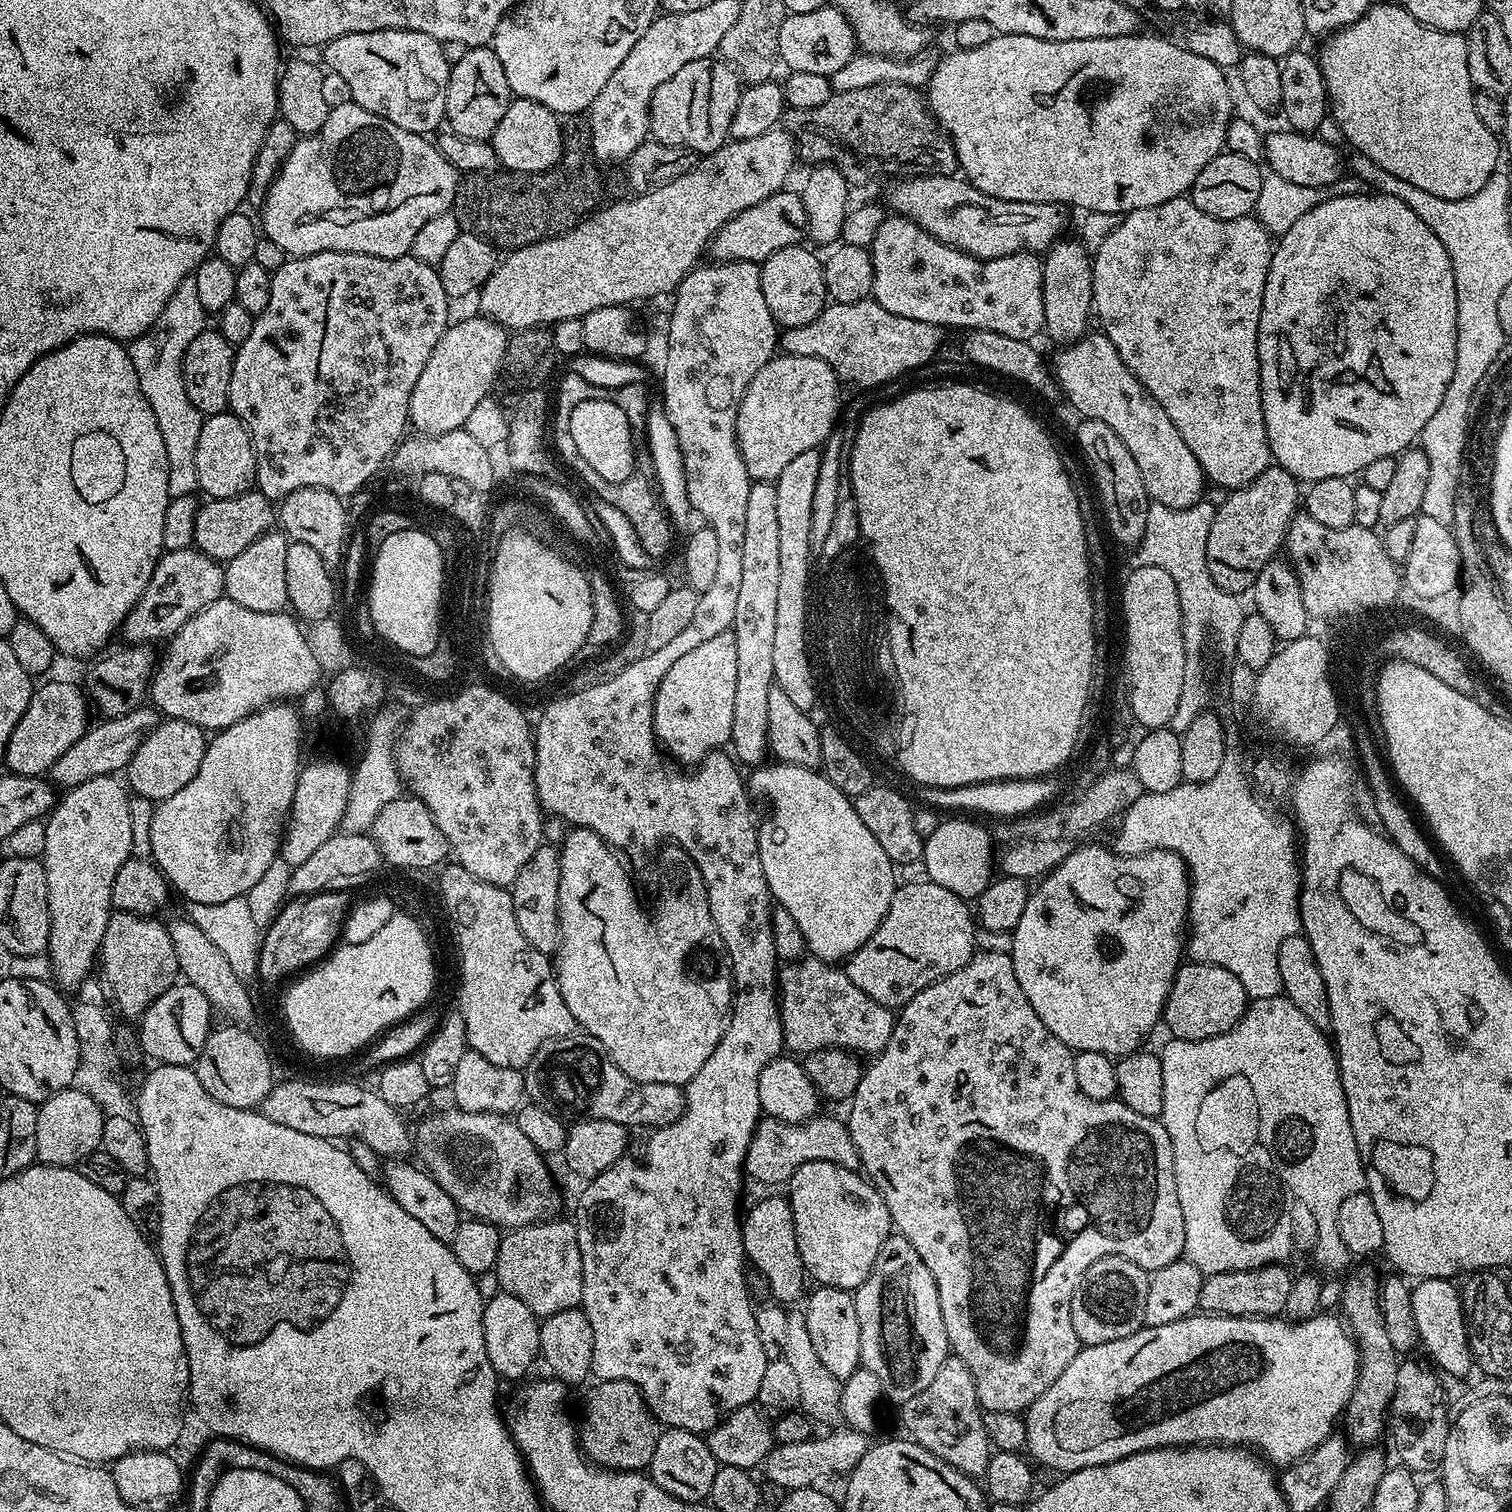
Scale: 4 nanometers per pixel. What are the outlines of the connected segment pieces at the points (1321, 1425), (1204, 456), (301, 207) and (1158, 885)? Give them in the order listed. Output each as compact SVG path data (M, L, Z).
M1193 1314L1181 1320L1166 1322L1166 1326L1145 1326L1134 1334L1126 1338L1118 1338L1114 1342L1081 1347L1070 1362L1070 1366L1066 1366L1066 1370L1058 1374L1056 1381L1026 1409L1026 1415L1023 1417L1026 1452L1037 1465L1045 1464L1046 1467L1053 1468L1056 1474L1077 1472L1090 1466L1102 1466L1150 1448L1182 1448L1194 1444L1243 1446L1255 1450L1269 1465L1287 1466L1305 1456L1325 1437L1333 1433L1335 1428L1332 1427L1335 1424L1337 1427L1345 1408L1348 1407L1359 1369L1360 1356L1356 1353L1356 1341L1344 1327L1341 1317L1336 1314L1333 1316L1315 1314L1308 1319L1295 1322L1287 1318L1270 1316Z
M1187 195L1174 198L1170 202L1162 202L1158 206L1146 206L1142 210L1134 210L1125 215L1124 221L1101 243L1092 256L1092 307L1095 315L1100 315L1103 335L1114 342L1114 350L1122 358L1122 362L1136 375L1138 382L1166 410L1166 418L1174 422L1178 434L1182 434L1182 442L1190 446L1190 454L1198 458L1205 477L1212 480L1223 490L1245 488L1250 482L1270 467L1273 459L1268 445L1268 431L1262 410L1262 394L1260 393L1260 319L1262 318L1262 298L1266 290L1266 278L1270 270L1274 240L1269 232L1260 225L1259 220L1251 215L1237 220L1214 218L1198 206L1192 204Z
M345 102L329 107L322 130L301 136L274 178L258 216L263 235L282 246L289 257L319 252L357 252L383 260L409 255L414 238L430 218L445 215L454 202L458 183L455 166L446 162L427 135L407 132L362 106Z
M1092 844L1089 848L1077 847L1065 858L1054 871L1039 881L1040 889L1033 891L1026 902L1026 910L1022 910L1022 918L1018 918L1018 926L1012 933L1012 965L1018 978L1018 986L1022 986L1022 994L1034 1006L1034 1014L1073 1053L1105 1052L1107 1056L1119 1058L1137 1051L1140 1044L1148 1036L1148 1031L1155 1024L1161 1023L1164 1014L1164 1003L1168 1001L1168 991L1174 982L1176 972L1186 952L1186 921L1188 918L1188 893L1190 881L1188 866L1182 857L1173 852L1154 851L1141 856L1125 856L1111 847L1099 848Z

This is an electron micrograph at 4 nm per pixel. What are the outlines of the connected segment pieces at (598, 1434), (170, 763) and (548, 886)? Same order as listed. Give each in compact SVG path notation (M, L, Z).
M624 1379L603 1380L594 1384L584 1402L584 1420L578 1426L578 1444L589 1461L612 1471L641 1471L653 1458L658 1435L655 1417L648 1408L644 1393L636 1384Z
M165 719L157 724L155 730L145 738L142 746L134 754L126 769L126 784L135 795L159 802L170 798L170 794L178 794L194 774L198 774L198 766L202 766L206 747L205 729L199 728L189 720Z
M541 843L538 850L522 866L518 878L510 885L514 902L514 918L518 918L518 930L526 934L526 942L539 952L552 954L557 951L560 939L558 922L558 878L560 877L560 854L553 845Z

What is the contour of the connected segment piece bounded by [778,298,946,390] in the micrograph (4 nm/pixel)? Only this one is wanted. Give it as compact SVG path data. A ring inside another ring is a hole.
M875 298L853 304L829 303L806 326L783 329L778 344L787 355L819 358L835 370L845 385L879 389L883 384L896 382L899 376L933 363L941 354L945 329L939 324L918 322L890 314Z

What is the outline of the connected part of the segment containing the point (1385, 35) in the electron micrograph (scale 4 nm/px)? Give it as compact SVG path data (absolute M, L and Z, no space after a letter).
M1398 2L1392 4L1373 3L1360 20L1355 20L1348 28L1342 28L1338 32L1331 33L1323 41L1324 49L1318 52L1320 73L1324 76L1324 85L1328 91L1330 116L1336 120L1345 141L1356 147L1355 151L1362 156L1369 156L1382 170L1390 170L1394 178L1402 178L1402 182L1410 182L1410 186L1418 186L1418 190L1426 190L1426 194L1434 194L1434 198L1446 198L1447 200L1461 200L1470 194L1478 194L1482 186L1497 171L1502 153L1502 144L1497 133L1486 130L1478 113L1474 110L1474 85L1468 69L1468 42L1459 32L1440 32L1436 28L1427 28L1422 22L1418 22Z

